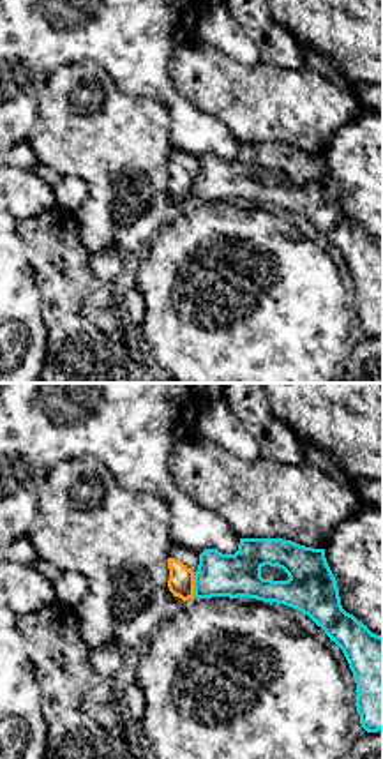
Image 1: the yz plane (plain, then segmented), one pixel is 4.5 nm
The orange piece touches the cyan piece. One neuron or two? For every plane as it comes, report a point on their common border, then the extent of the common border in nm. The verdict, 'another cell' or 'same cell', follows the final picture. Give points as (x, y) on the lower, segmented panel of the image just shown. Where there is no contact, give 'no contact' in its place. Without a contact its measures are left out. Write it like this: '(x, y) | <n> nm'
(193, 585) | 110 nm

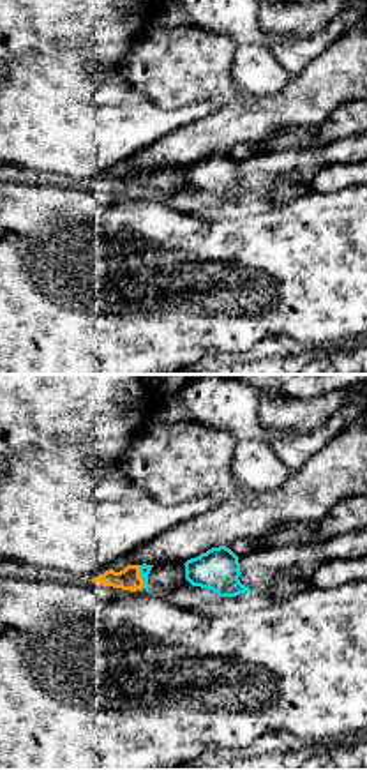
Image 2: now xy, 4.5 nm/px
(140, 576) | 110 nm

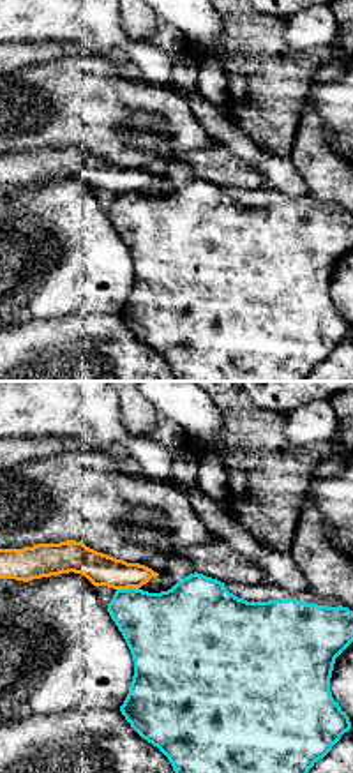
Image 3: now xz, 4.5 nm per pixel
(127, 586) | 100 nm

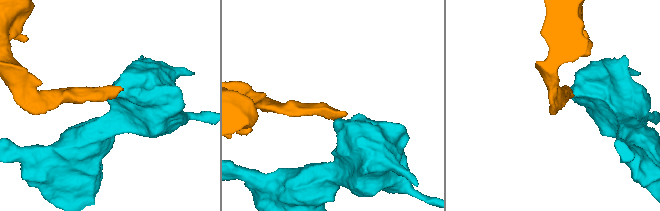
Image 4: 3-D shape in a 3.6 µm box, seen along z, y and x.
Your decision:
another cell

